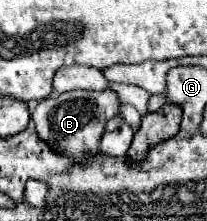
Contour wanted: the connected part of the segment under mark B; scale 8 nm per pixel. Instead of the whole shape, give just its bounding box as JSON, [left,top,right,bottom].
[31,89,119,161]

